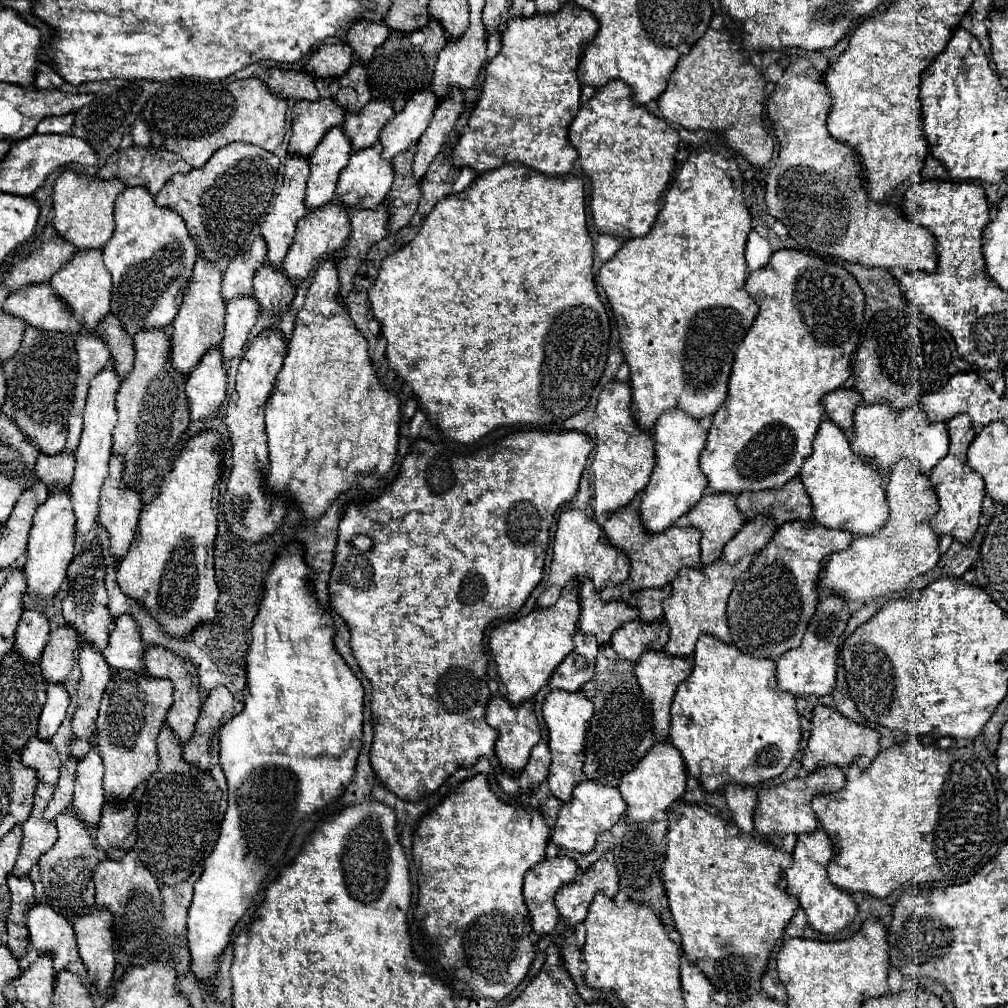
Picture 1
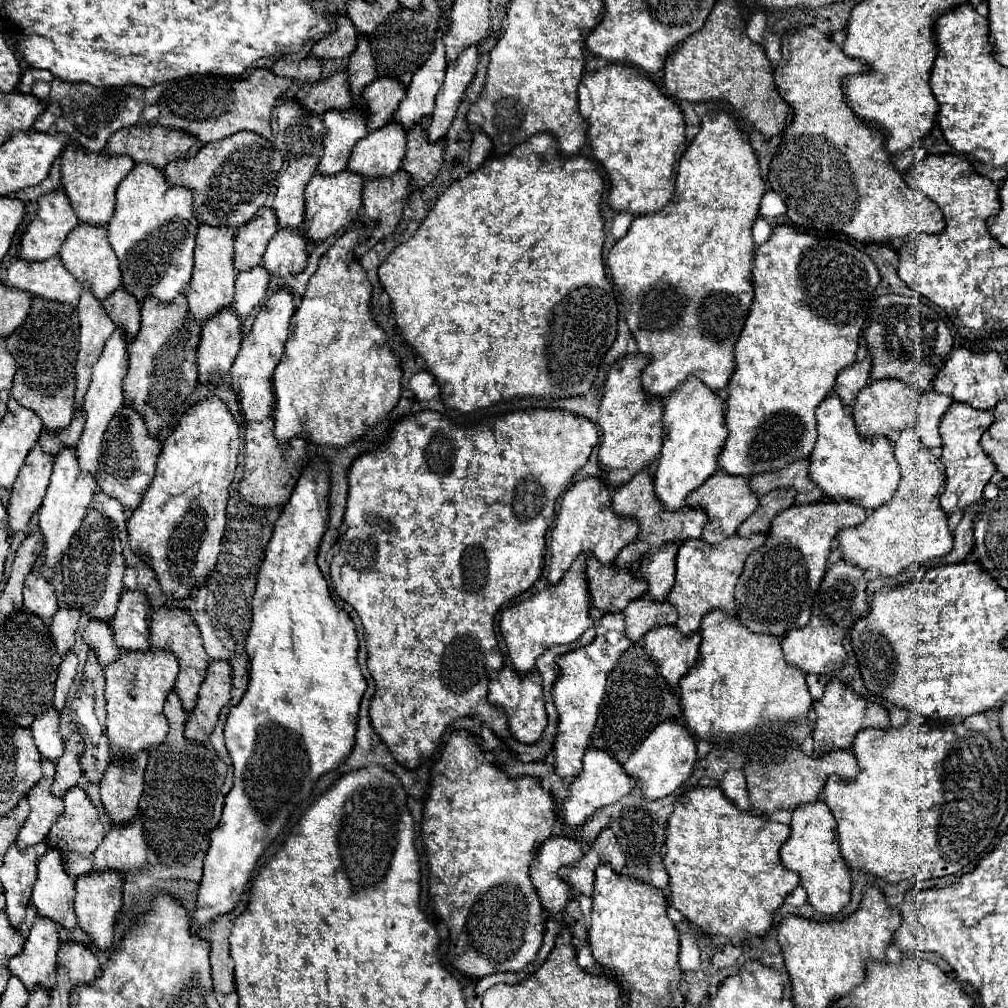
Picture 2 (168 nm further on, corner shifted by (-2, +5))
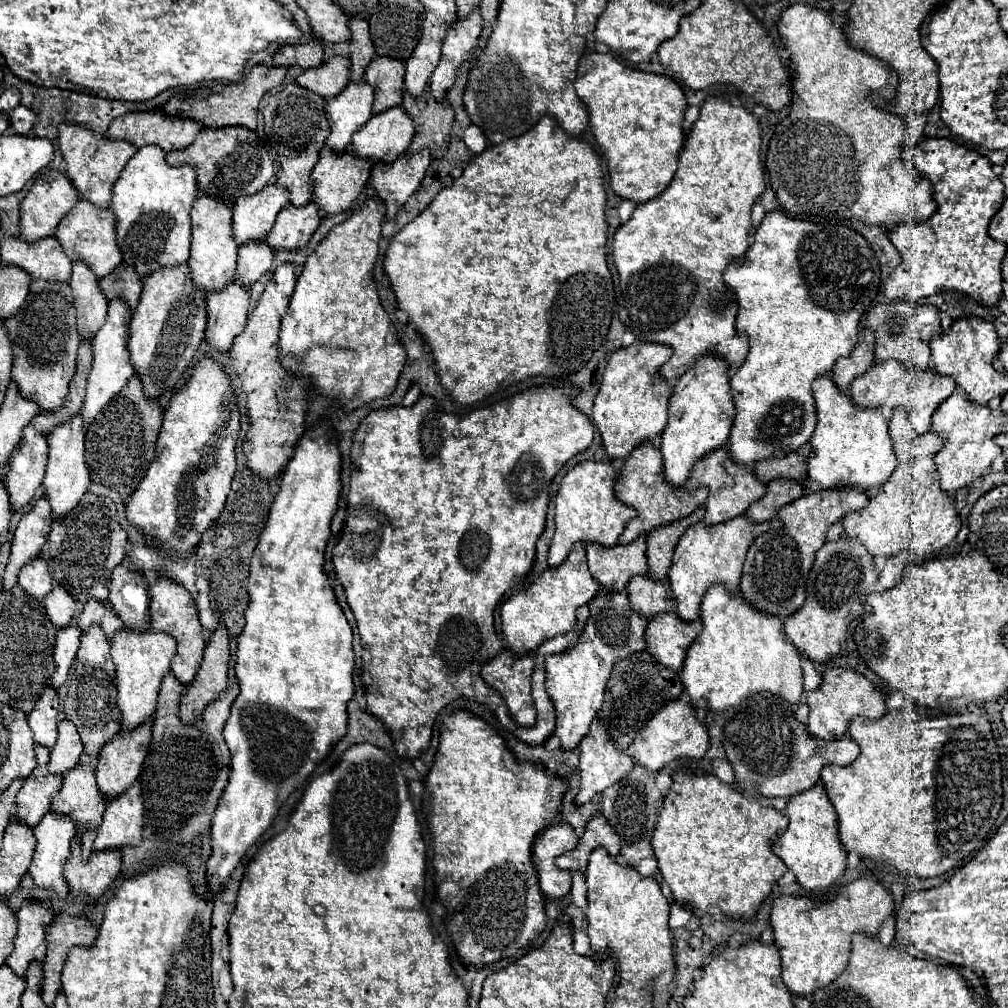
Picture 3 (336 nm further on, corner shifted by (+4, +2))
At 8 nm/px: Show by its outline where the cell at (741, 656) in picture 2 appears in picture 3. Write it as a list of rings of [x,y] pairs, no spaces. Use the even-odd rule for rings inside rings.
[[[714,586],[702,600],[700,620],[704,628],[690,646],[680,672],[690,704],[696,710],[722,714],[758,692],[778,694],[790,704],[800,700],[804,690],[800,654],[786,640],[780,618],[756,614],[740,596],[730,598],[722,586]]]

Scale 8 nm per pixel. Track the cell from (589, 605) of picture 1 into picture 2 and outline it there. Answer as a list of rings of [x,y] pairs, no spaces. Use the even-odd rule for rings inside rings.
[[[588,555],[588,583],[592,605],[602,613],[622,611],[632,599],[638,599],[646,593],[644,579],[636,579],[630,569],[616,571],[614,563],[604,565],[594,555]]]

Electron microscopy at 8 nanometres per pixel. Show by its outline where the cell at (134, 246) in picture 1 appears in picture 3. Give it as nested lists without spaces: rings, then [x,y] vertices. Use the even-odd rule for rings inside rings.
[[[146,146],[142,150],[138,150],[130,162],[124,166],[120,178],[116,180],[114,188],[112,188],[112,204],[110,204],[110,210],[114,214],[114,220],[116,220],[116,242],[118,242],[118,248],[124,256],[124,262],[126,264],[132,264],[134,270],[140,274],[140,276],[148,276],[160,268],[166,268],[166,266],[180,266],[180,264],[186,264],[188,262],[188,256],[190,256],[190,208],[196,200],[196,194],[198,194],[198,188],[196,188],[196,178],[194,178],[194,168],[192,166],[168,166],[166,160],[164,160],[166,154],[162,154],[162,150],[158,150],[156,146]]]

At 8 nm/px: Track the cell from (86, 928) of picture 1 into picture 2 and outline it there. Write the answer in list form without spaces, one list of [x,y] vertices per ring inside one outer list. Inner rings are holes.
[[[92,871],[76,879],[76,897],[74,897],[76,917],[80,927],[94,939],[100,949],[108,949],[114,937],[116,913],[122,907],[122,875],[116,871]]]

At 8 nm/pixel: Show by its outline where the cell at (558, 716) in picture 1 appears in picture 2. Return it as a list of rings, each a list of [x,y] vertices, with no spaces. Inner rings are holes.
[[[602,615],[596,627],[596,637],[590,645],[574,649],[570,653],[564,653],[560,659],[556,659],[558,665],[558,679],[552,687],[552,699],[560,713],[558,723],[558,735],[554,741],[556,751],[556,773],[560,777],[576,777],[582,771],[582,757],[588,749],[592,729],[596,725],[598,707],[604,697],[606,689],[606,677],[622,657],[622,653],[632,647],[634,643],[624,635],[624,615]]]

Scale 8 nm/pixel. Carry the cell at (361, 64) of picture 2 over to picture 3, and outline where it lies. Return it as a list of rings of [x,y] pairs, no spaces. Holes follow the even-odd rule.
[[[352,16],[350,18],[350,30],[352,30],[352,38],[350,38],[350,80],[352,82],[360,82],[368,64],[374,58],[374,46],[370,42],[370,34],[368,34],[368,22]]]

